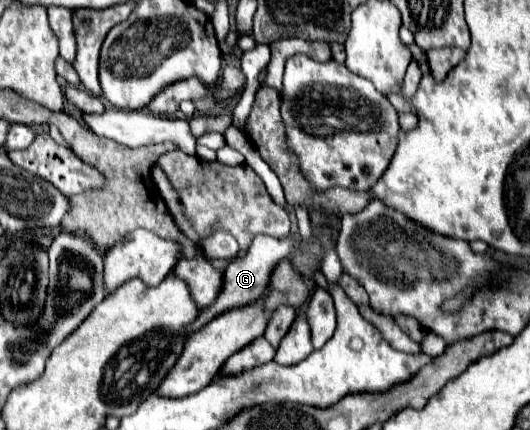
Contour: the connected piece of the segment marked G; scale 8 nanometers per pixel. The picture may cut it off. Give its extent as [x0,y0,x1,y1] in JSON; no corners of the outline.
[189,236,295,332]

